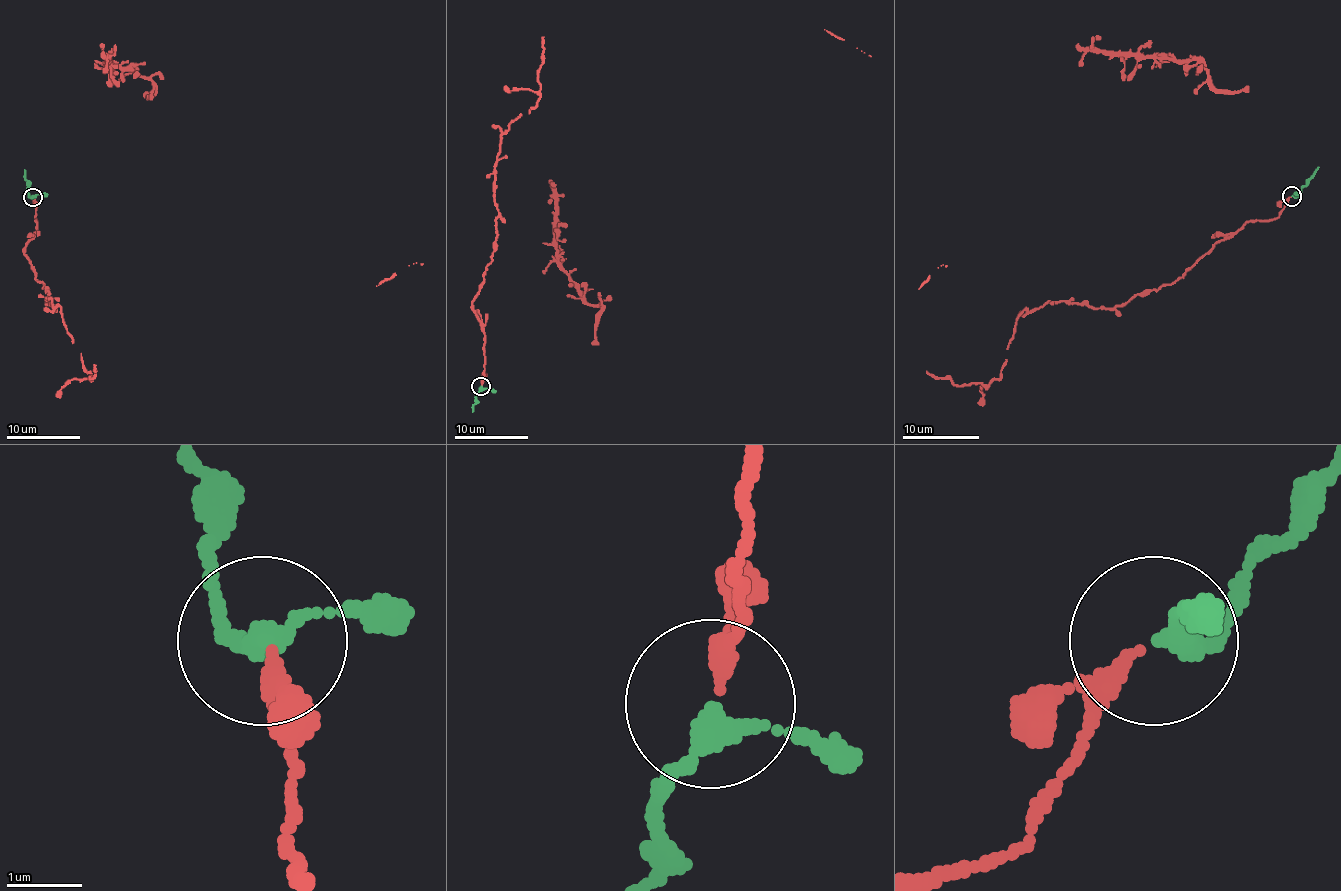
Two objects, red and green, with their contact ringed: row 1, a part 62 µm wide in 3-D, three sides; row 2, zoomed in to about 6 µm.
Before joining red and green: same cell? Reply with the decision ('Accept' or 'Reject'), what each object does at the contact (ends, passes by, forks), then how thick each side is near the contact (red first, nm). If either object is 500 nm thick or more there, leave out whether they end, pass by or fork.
Accept. At the ring red passes by. At the ring green passes by. Thickness 180 nm (red) against 260 nm

